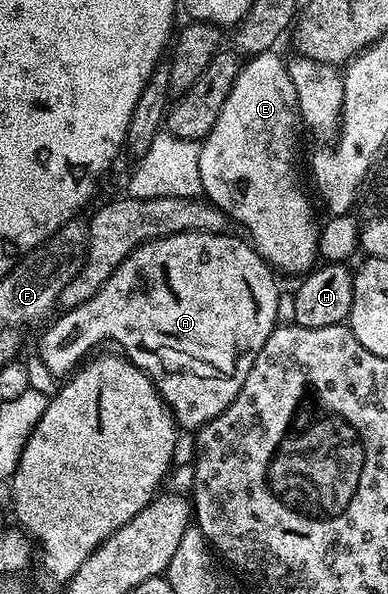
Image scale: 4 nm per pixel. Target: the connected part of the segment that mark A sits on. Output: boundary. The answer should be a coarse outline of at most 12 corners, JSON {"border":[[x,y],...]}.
{"border":[[229,232],[152,238],[44,327],[61,380],[110,338],[193,432],[278,325]]}

